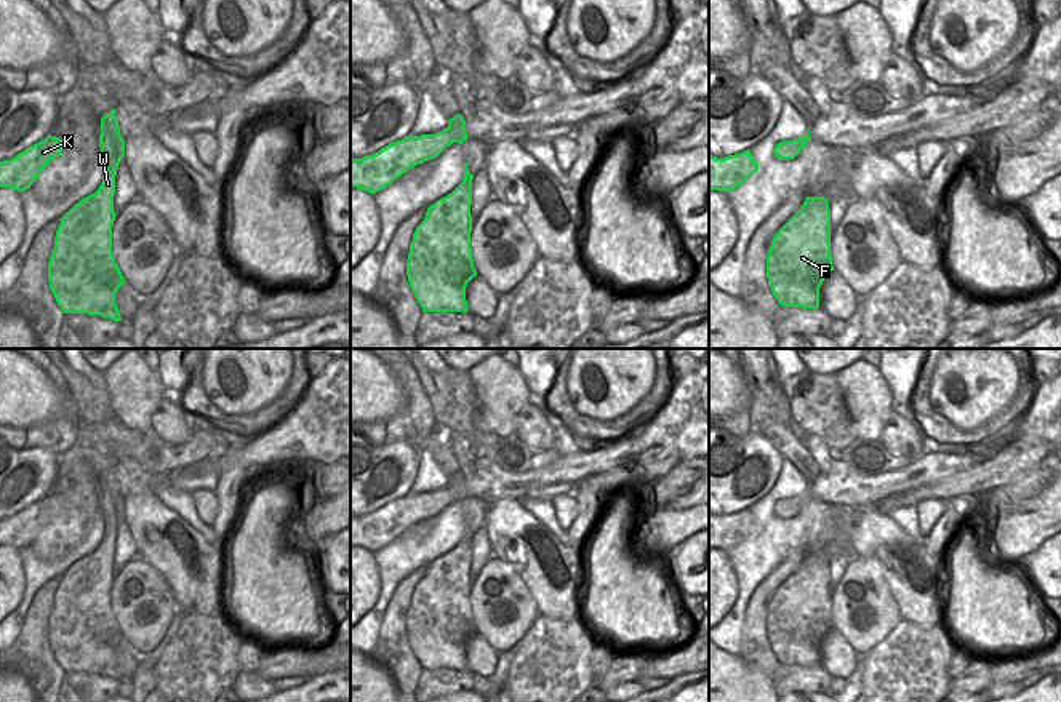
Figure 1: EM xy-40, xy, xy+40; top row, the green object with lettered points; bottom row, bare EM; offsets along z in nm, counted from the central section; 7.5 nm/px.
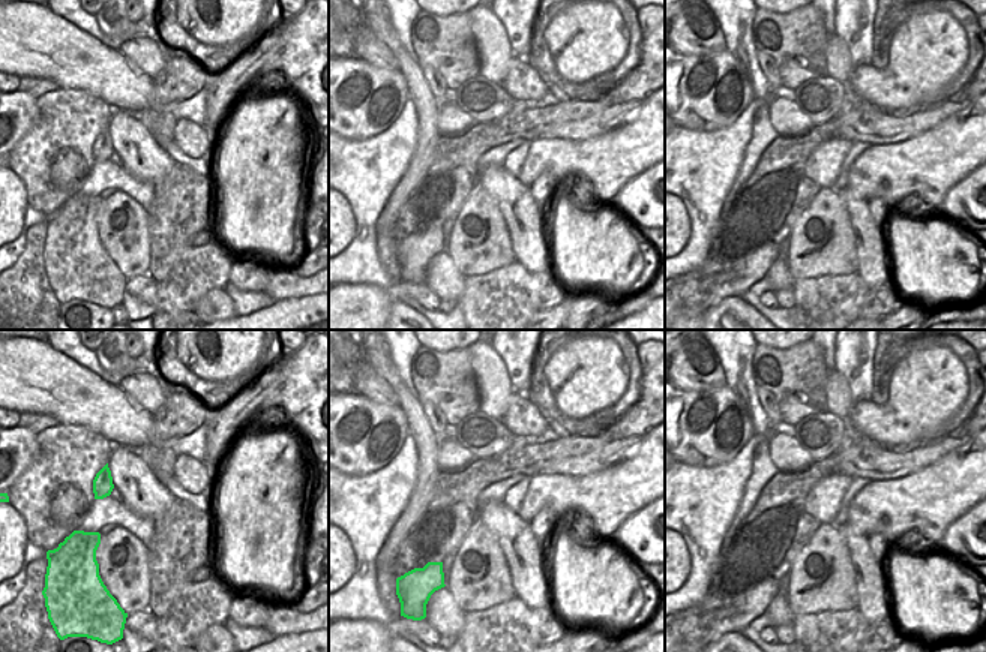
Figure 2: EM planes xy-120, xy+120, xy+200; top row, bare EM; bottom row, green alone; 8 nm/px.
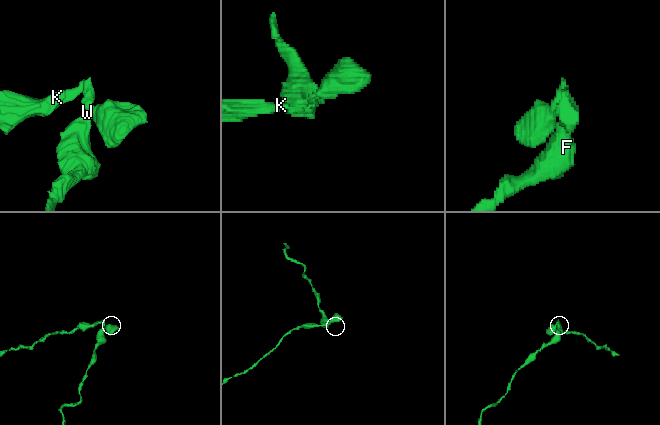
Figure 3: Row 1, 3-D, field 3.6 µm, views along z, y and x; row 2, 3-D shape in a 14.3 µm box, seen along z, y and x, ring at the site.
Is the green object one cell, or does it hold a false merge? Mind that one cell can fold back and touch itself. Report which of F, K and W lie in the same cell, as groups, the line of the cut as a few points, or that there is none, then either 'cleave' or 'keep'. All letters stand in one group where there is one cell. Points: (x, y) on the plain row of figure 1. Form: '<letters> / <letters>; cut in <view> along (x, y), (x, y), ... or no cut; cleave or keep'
F W / K; cut in xy along (448, 483), (453, 499); cleave

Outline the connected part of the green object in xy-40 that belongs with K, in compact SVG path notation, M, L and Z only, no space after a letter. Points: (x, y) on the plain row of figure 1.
M48 493L14 517L0 520L0 545L11 545L18 550L30 547L43 526L61 512L59 496Z

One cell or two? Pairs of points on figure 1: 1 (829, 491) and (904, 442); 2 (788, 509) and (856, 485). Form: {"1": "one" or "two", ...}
{"1": "two", "2": "one"}

